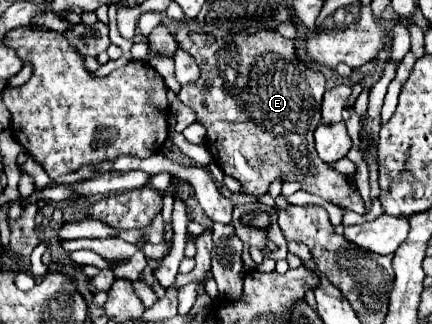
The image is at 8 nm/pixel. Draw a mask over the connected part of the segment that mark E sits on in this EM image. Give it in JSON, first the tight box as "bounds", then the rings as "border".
{"bounds":[173,28,365,214],"border":[[[177,28],[177,32],[173,34],[175,42],[179,44],[179,48],[183,48],[187,54],[191,54],[201,70],[199,74],[199,80],[189,84],[187,90],[179,90],[179,100],[189,106],[195,114],[197,114],[197,122],[203,124],[207,128],[207,142],[205,142],[205,148],[207,152],[211,154],[213,162],[227,174],[227,176],[233,176],[235,180],[239,180],[243,184],[243,192],[245,194],[265,194],[269,190],[269,184],[273,180],[283,180],[283,182],[299,182],[301,184],[301,190],[305,192],[311,192],[311,194],[317,194],[321,196],[323,200],[331,202],[331,204],[337,204],[337,206],[343,206],[347,210],[353,210],[357,214],[365,214],[365,206],[363,206],[363,200],[357,192],[353,192],[353,186],[347,182],[347,176],[331,170],[323,160],[319,160],[315,148],[313,148],[313,132],[315,132],[315,124],[321,120],[321,100],[323,100],[323,94],[325,94],[325,76],[321,72],[315,72],[315,70],[309,70],[309,68],[303,68],[303,62],[297,60],[297,54],[295,54],[295,46],[291,40],[283,38],[277,30],[261,30],[261,32],[255,32],[255,34],[249,34],[249,32],[239,32],[239,34],[225,34],[225,36],[211,36],[211,34],[205,34],[205,32],[191,32],[187,28]]]}

